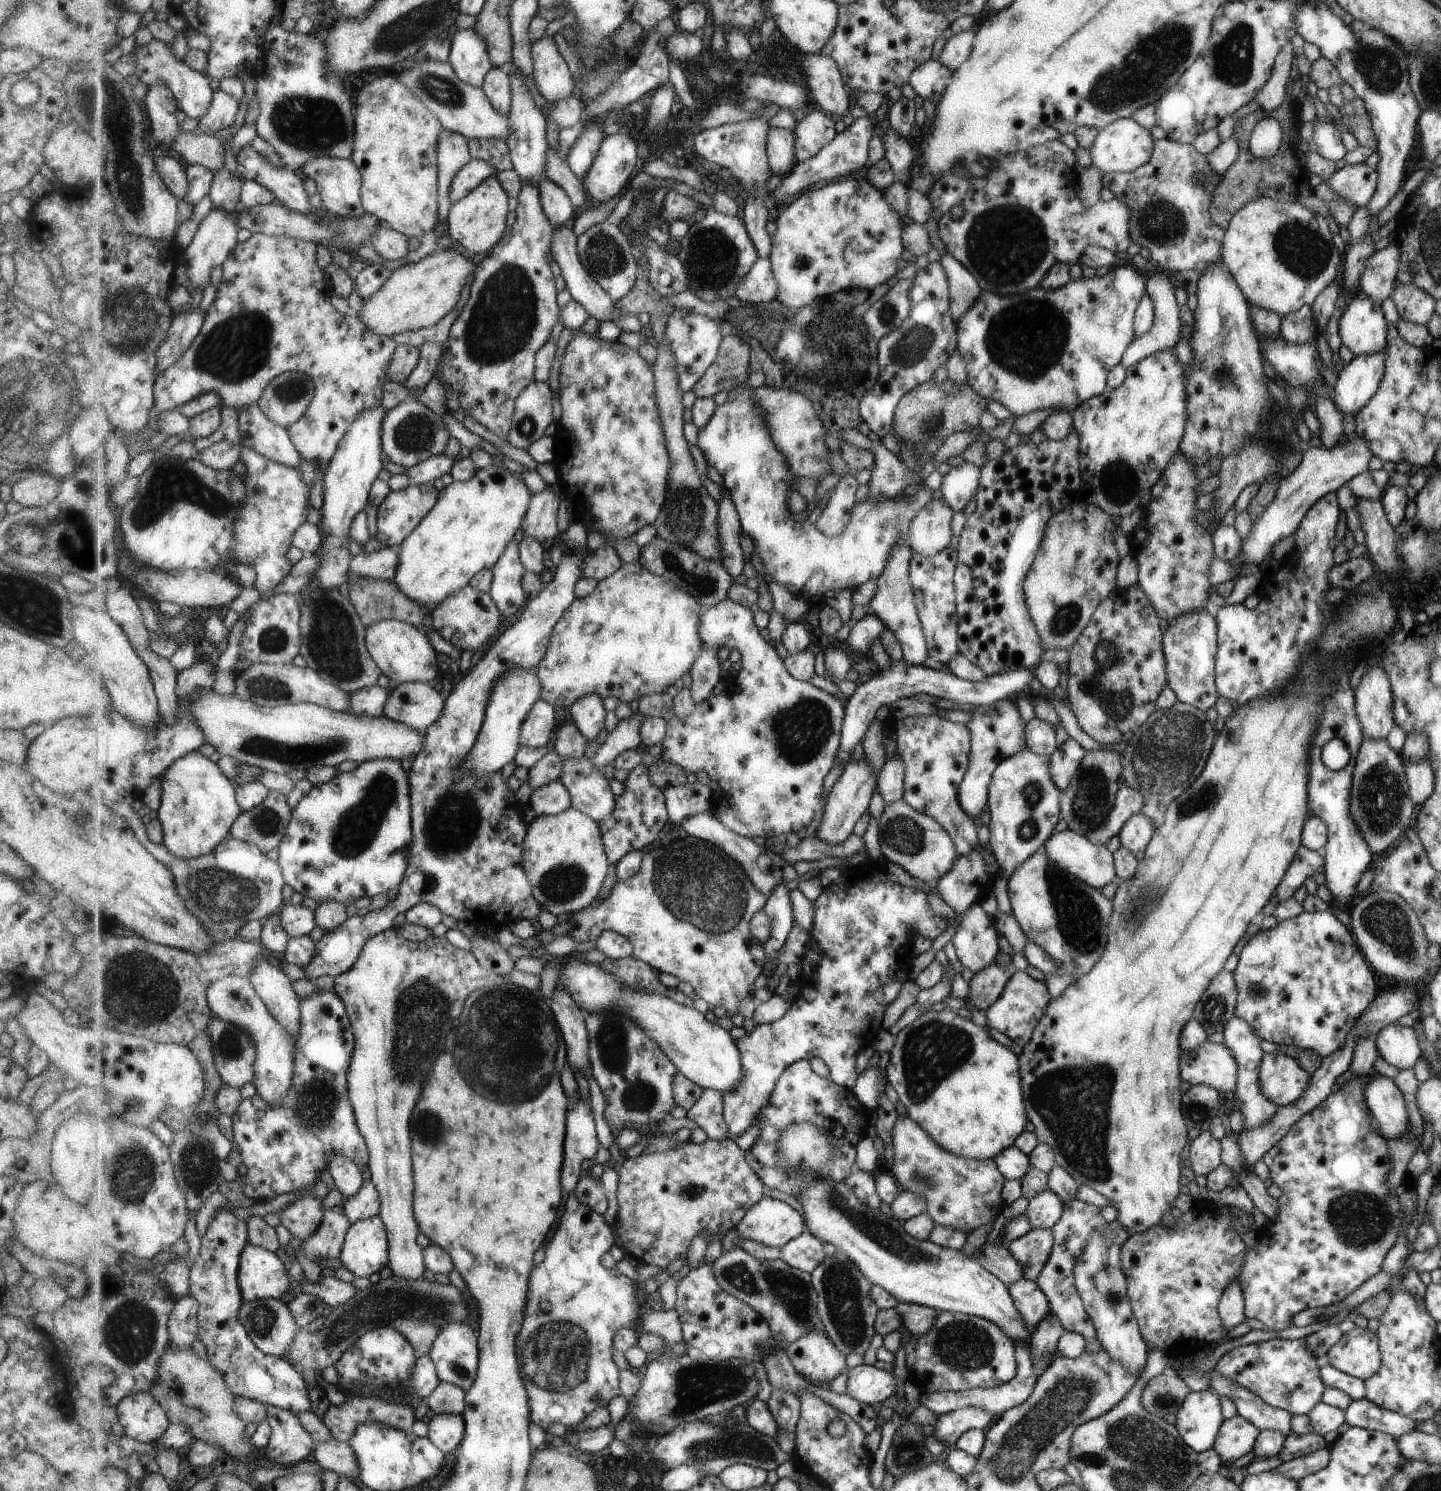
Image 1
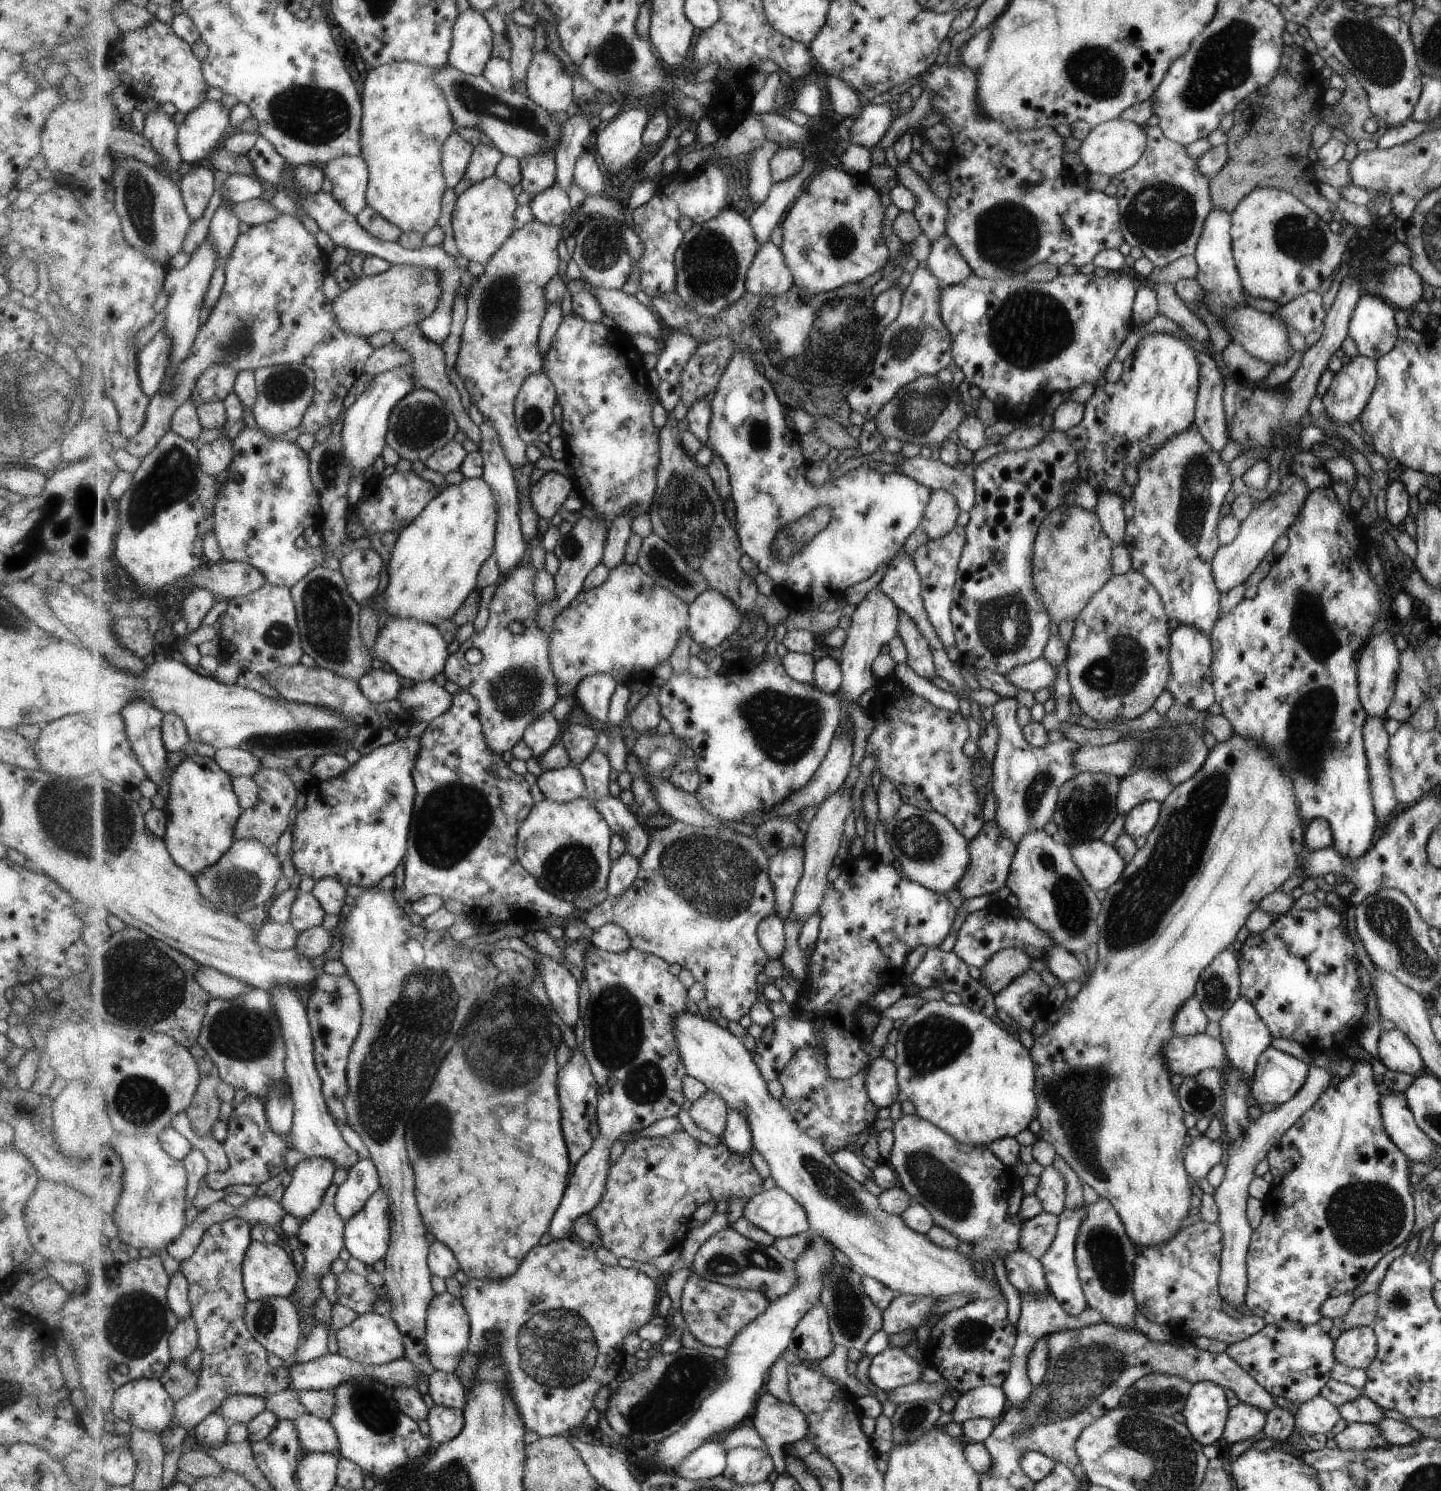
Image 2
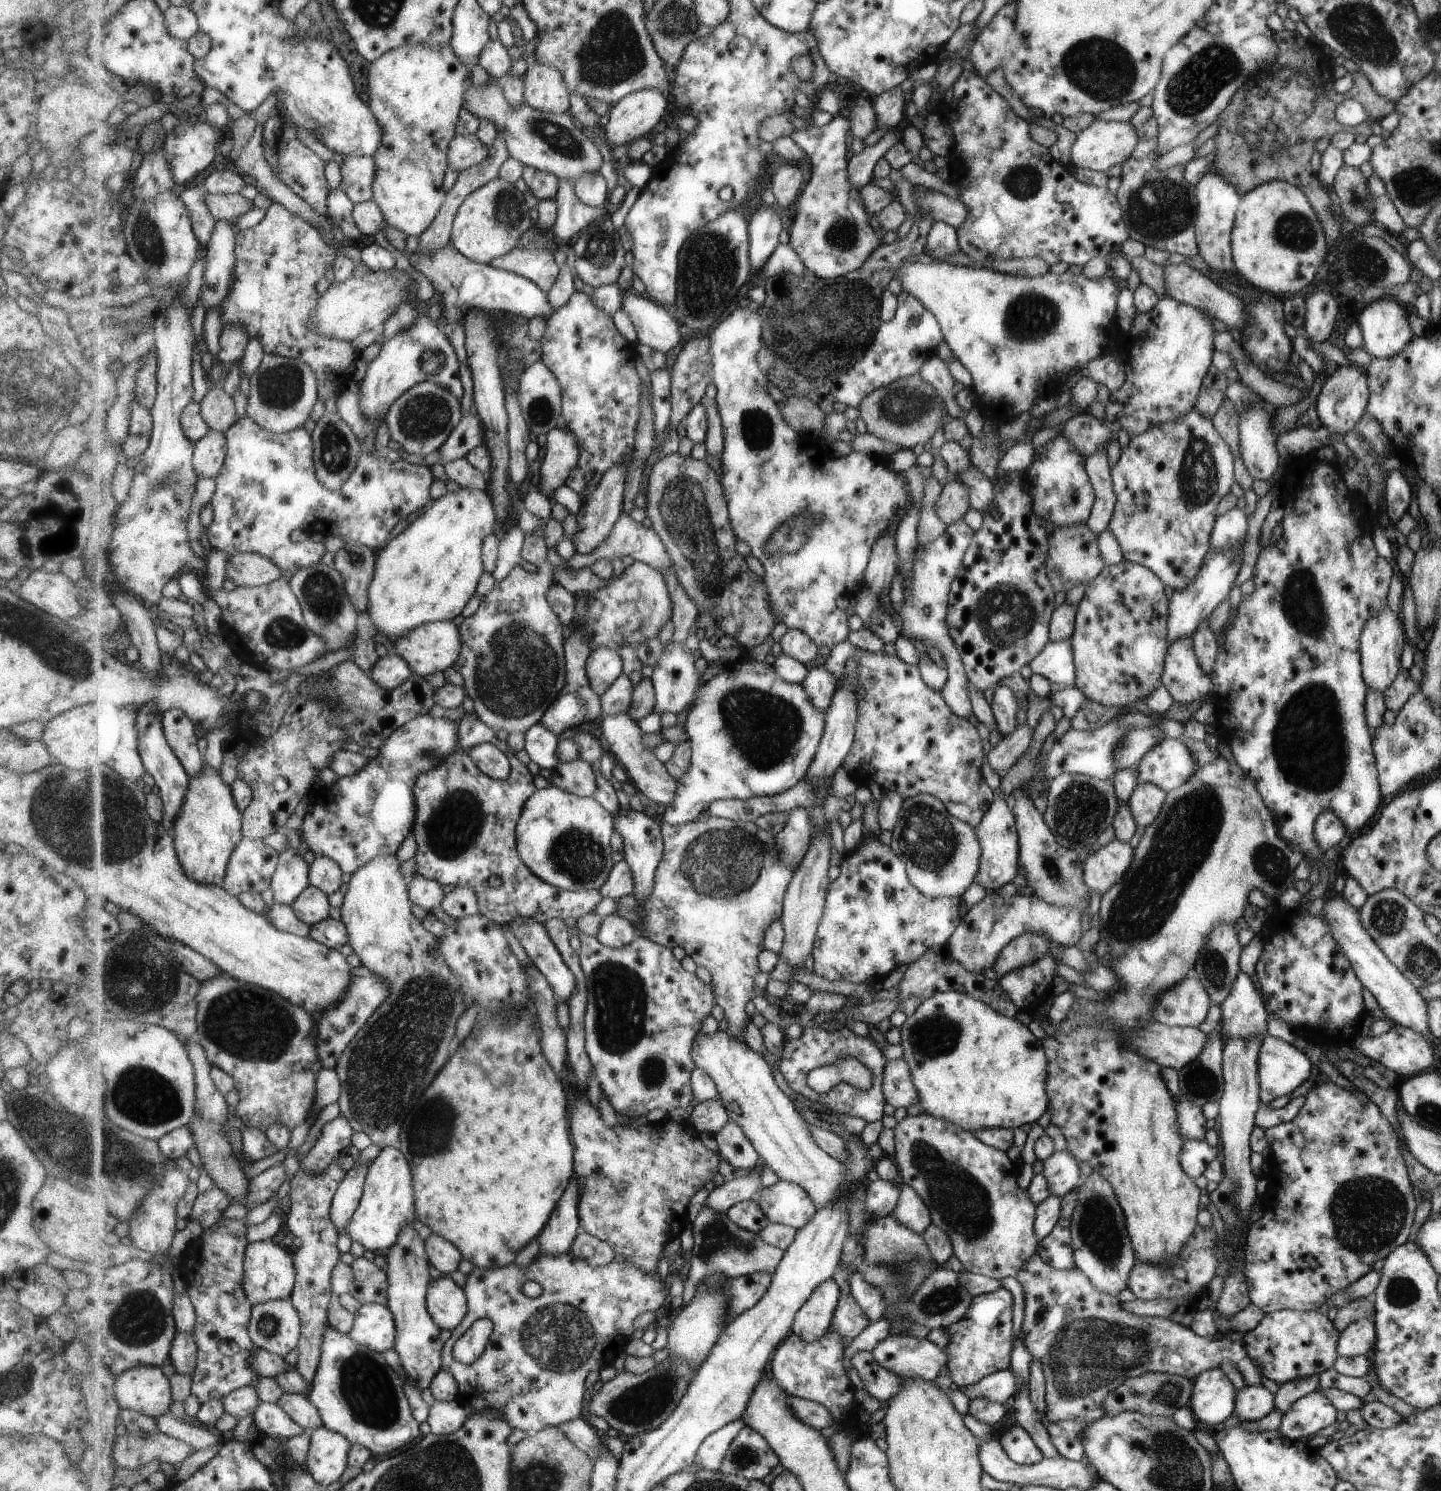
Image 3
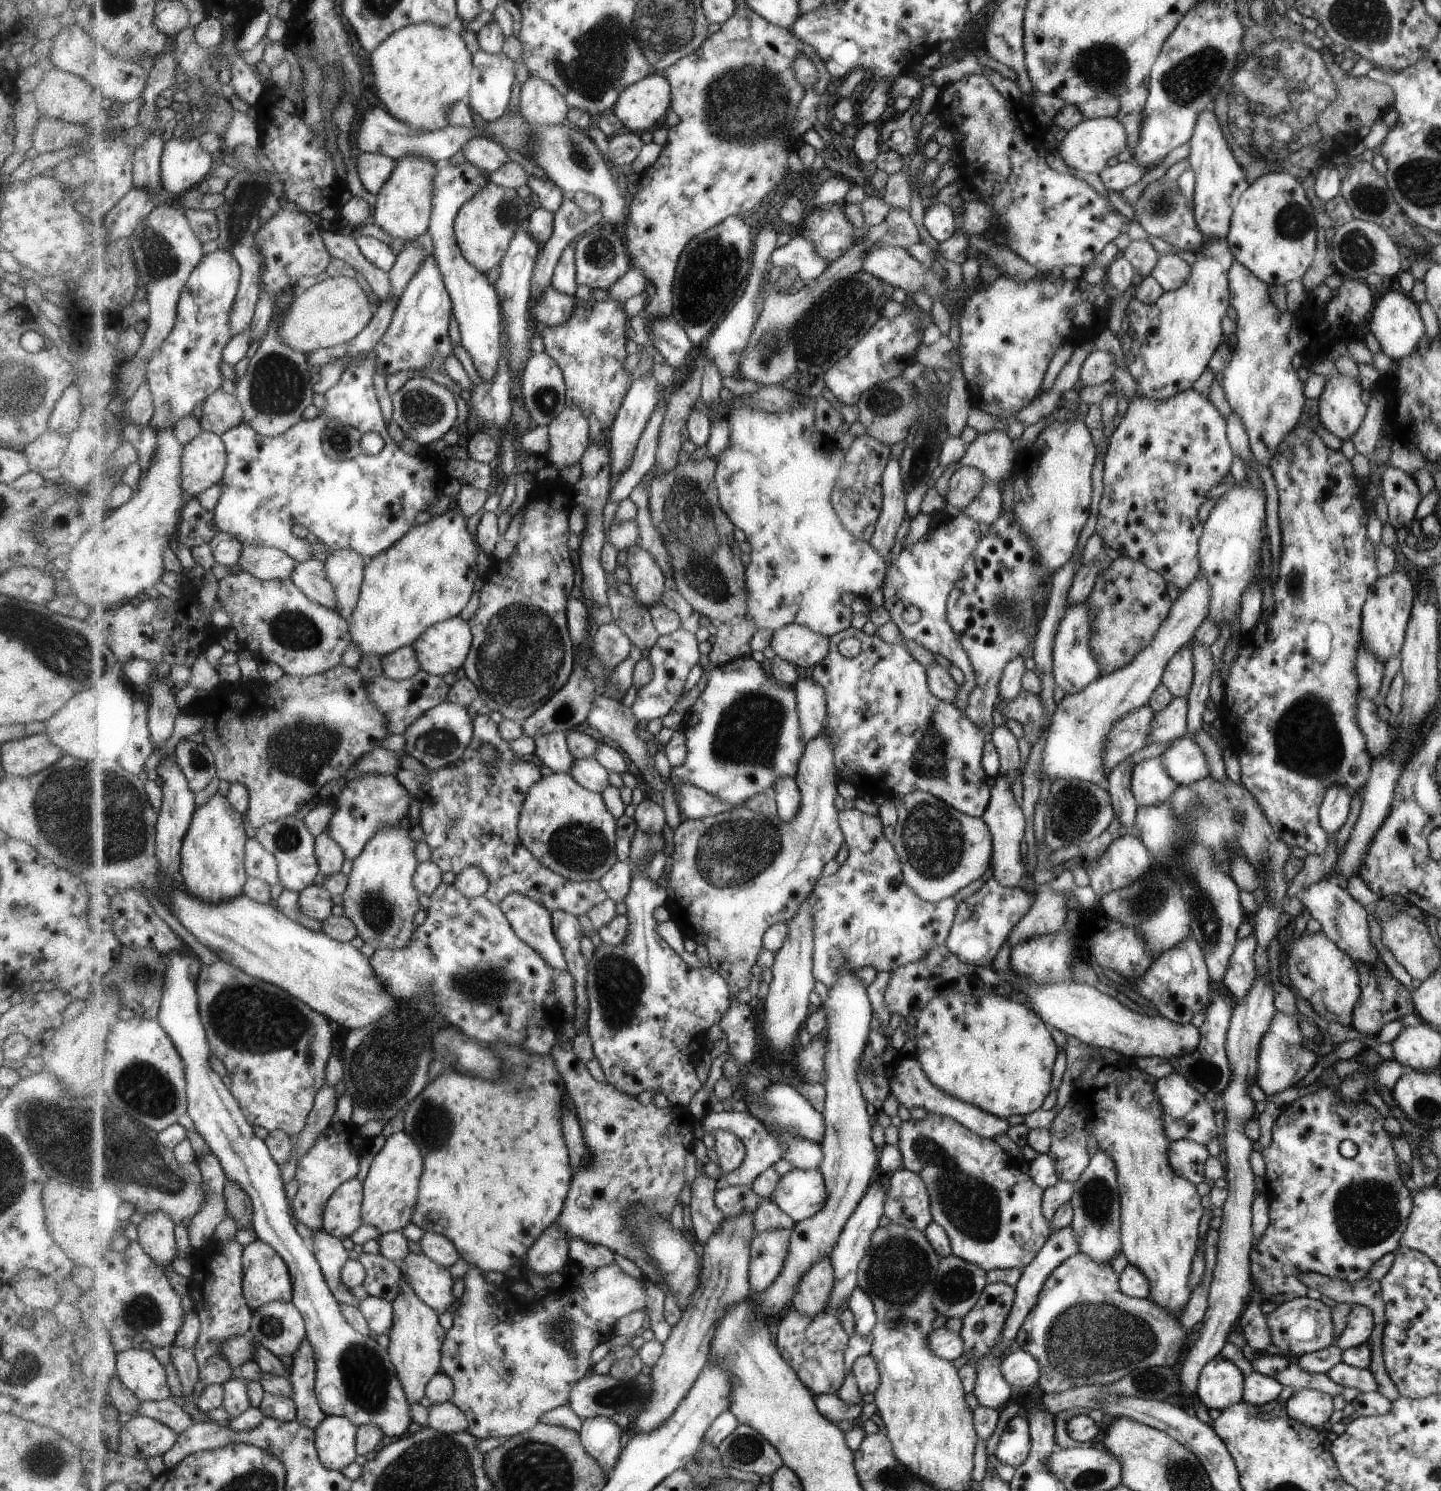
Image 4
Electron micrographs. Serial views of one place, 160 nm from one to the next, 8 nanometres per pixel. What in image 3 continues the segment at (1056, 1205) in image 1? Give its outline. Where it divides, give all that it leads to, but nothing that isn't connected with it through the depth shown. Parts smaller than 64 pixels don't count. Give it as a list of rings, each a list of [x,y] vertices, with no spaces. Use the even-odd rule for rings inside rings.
[[[1067,1150],[1054,1151],[1042,1160],[1042,1175],[1050,1195],[1061,1198],[1080,1183],[1077,1163]]]

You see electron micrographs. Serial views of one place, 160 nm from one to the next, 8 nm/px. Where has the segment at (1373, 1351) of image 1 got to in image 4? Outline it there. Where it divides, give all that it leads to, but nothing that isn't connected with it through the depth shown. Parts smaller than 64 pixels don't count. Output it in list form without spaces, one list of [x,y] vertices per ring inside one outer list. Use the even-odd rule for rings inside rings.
[[[1353,1305],[1347,1318],[1348,1321],[1343,1332],[1333,1342],[1342,1352],[1345,1349],[1355,1348],[1367,1342],[1374,1327],[1372,1310],[1363,1305]]]

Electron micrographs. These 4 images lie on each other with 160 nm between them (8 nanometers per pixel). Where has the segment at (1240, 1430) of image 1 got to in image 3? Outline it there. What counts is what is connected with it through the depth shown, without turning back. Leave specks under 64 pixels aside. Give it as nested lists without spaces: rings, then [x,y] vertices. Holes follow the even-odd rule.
[[[1245,1385],[1236,1391],[1233,1414],[1239,1424],[1242,1421],[1255,1421],[1267,1416],[1273,1409],[1274,1396],[1261,1385]]]

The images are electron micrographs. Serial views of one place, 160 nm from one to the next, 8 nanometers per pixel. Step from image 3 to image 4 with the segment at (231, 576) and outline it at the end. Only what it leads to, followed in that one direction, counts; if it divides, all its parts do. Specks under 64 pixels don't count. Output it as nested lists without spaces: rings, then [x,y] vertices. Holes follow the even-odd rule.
[[[246,546],[239,565],[264,581],[273,579],[290,581],[298,562],[284,550],[266,546]]]

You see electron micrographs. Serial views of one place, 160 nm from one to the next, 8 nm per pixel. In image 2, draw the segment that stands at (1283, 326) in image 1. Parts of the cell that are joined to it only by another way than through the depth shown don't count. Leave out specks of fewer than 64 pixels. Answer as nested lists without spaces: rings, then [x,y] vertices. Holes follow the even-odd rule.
[[[1309,291],[1287,304],[1279,305],[1271,314],[1278,317],[1287,328],[1293,328],[1303,336],[1321,329],[1325,318],[1321,295],[1316,291]]]

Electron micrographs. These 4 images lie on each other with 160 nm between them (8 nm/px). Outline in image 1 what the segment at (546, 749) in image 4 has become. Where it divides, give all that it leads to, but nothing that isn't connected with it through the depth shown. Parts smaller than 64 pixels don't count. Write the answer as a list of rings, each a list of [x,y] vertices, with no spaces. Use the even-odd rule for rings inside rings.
[[[540,700],[533,706],[532,713],[525,718],[521,732],[521,745],[532,748],[549,746],[555,730],[555,708],[551,702]]]

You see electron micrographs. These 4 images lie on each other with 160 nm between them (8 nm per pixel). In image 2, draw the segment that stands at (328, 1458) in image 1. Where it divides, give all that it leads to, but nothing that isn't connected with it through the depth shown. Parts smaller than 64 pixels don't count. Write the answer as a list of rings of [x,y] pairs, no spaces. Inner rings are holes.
[[[305,1413],[296,1421],[303,1449],[309,1453],[329,1453],[341,1455],[340,1440],[331,1420],[316,1417],[313,1413]]]

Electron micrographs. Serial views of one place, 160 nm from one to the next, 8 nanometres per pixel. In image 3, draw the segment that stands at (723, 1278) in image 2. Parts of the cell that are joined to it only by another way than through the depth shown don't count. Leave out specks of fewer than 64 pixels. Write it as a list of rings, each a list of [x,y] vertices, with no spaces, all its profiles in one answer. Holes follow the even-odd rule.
[[[706,1202],[701,1206],[693,1226],[694,1247],[689,1272],[691,1276],[685,1284],[685,1302],[693,1299],[698,1287],[706,1279],[718,1273],[732,1279],[749,1276],[756,1272],[768,1272],[774,1275],[786,1253],[764,1241],[759,1233],[751,1232],[735,1224],[727,1213],[717,1212],[711,1206],[707,1207]]]

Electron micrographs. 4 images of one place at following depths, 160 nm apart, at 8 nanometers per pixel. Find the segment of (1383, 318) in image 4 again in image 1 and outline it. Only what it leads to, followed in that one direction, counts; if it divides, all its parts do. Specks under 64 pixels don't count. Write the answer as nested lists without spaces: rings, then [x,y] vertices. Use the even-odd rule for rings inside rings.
[[[1357,294],[1344,308],[1338,323],[1339,338],[1342,348],[1349,348],[1354,356],[1375,354],[1379,350],[1385,349],[1385,318],[1381,314],[1379,304],[1367,295]]]

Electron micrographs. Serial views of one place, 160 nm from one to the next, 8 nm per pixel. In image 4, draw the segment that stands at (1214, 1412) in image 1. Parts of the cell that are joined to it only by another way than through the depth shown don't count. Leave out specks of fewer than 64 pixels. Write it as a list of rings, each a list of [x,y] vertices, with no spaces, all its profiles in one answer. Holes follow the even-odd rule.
[[[1217,1354],[1199,1371],[1195,1397],[1209,1411],[1221,1412],[1242,1400],[1244,1377],[1239,1364]]]

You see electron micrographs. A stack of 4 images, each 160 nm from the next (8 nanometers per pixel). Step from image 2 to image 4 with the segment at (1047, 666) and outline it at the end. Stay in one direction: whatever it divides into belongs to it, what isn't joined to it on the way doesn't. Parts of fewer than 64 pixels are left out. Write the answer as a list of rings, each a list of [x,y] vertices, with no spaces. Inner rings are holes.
[[[1087,599],[1078,605],[1066,607],[1063,616],[1057,625],[1054,639],[1052,642],[1052,675],[1056,686],[1062,688],[1067,694],[1079,693],[1083,690],[1090,682],[1096,680],[1100,674],[1101,666],[1096,661],[1096,656],[1093,654],[1091,644],[1089,644],[1089,636],[1092,632],[1091,620],[1089,620],[1089,610]]]

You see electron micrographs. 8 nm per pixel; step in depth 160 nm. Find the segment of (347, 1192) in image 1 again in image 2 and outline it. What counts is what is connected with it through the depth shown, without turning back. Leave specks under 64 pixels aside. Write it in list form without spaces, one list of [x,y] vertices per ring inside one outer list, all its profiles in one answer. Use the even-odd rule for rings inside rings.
[[[279,985],[270,990],[276,1013],[280,1017],[285,1042],[288,1044],[288,1058],[286,1067],[288,1070],[287,1082],[292,1092],[295,1103],[294,1132],[295,1150],[309,1157],[321,1157],[332,1160],[336,1167],[344,1168],[349,1172],[360,1160],[359,1154],[345,1142],[339,1126],[328,1108],[322,1089],[323,1081],[316,1067],[314,1055],[314,1038],[310,1025],[307,1007],[303,1004],[303,998],[295,992],[295,989],[287,985]]]

